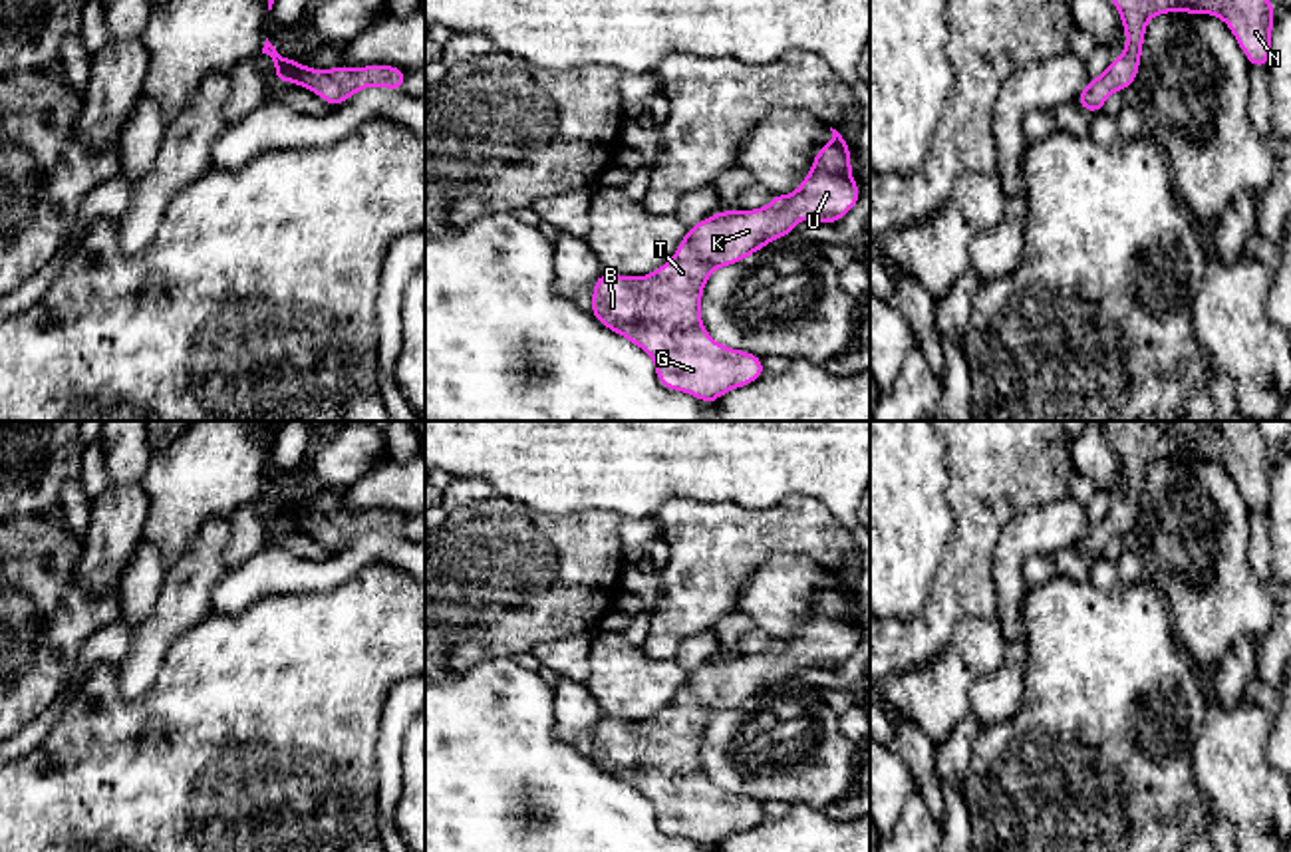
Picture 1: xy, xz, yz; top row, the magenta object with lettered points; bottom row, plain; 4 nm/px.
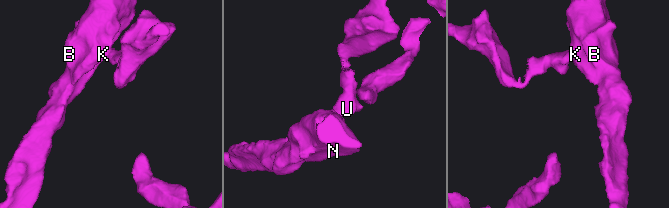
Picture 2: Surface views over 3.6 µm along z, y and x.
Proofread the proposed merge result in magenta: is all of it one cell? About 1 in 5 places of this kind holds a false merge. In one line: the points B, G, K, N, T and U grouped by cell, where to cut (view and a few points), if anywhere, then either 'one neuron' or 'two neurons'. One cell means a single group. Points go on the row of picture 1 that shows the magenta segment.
B G K N T U; no cut; one neuron

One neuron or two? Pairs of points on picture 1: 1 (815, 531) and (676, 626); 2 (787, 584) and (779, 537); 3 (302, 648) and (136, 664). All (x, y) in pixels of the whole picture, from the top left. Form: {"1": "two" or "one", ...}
{"1": "one", "2": "two", "3": "two"}

